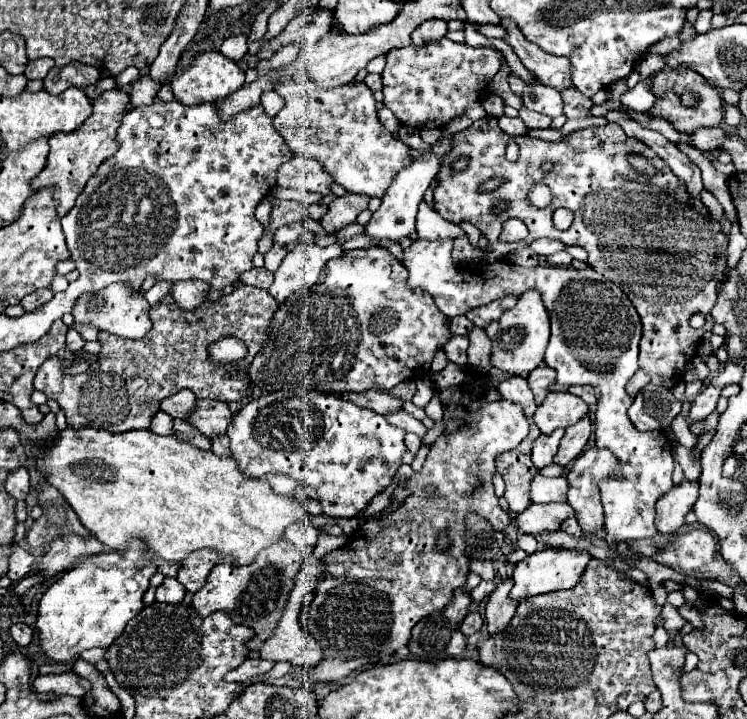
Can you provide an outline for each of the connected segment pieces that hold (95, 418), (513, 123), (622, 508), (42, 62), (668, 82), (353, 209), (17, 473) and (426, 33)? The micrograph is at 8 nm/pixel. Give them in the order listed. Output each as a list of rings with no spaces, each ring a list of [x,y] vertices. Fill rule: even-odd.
[[[240,286],[234,288],[234,292],[223,295],[219,302],[204,302],[196,310],[182,310],[176,306],[174,298],[166,294],[156,306],[152,306],[152,330],[140,338],[140,340],[126,340],[118,338],[114,334],[100,332],[98,342],[100,342],[100,352],[98,352],[98,368],[96,370],[86,370],[82,374],[64,374],[60,370],[60,358],[50,356],[40,368],[34,378],[34,388],[44,392],[48,398],[56,400],[60,408],[66,414],[66,422],[72,428],[100,428],[108,432],[130,432],[130,430],[140,430],[148,428],[152,416],[160,410],[160,402],[178,390],[192,390],[196,398],[212,398],[212,400],[222,400],[222,402],[238,402],[248,394],[248,376],[246,368],[250,366],[252,358],[258,354],[262,342],[266,340],[266,330],[270,326],[270,320],[278,308],[278,302],[268,294],[268,290],[254,288],[254,286]],[[220,338],[238,338],[246,344],[248,354],[236,362],[236,364],[218,364],[210,360],[208,346],[218,342]]]
[[[502,116],[500,118],[500,128],[510,134],[510,136],[518,136],[518,134],[526,134],[526,126],[520,118],[508,118],[508,116]]]
[[[416,238],[408,248],[402,250],[404,258],[402,264],[408,270],[408,288],[420,288],[428,292],[440,312],[444,312],[448,318],[466,314],[468,310],[476,306],[490,304],[504,296],[520,296],[526,290],[538,290],[542,294],[542,302],[550,316],[550,342],[544,352],[546,366],[556,370],[556,382],[564,386],[592,386],[596,392],[596,446],[610,450],[618,458],[618,468],[602,480],[600,486],[600,500],[604,506],[604,530],[606,530],[606,542],[610,546],[616,546],[620,540],[632,540],[632,538],[650,538],[656,534],[654,530],[654,506],[658,498],[662,498],[674,484],[672,484],[672,470],[674,470],[674,458],[672,458],[672,446],[661,430],[640,432],[634,428],[634,424],[628,418],[628,408],[632,404],[632,398],[626,392],[628,380],[638,370],[638,342],[642,338],[642,324],[636,308],[628,300],[628,296],[612,282],[604,282],[604,278],[590,270],[576,270],[576,268],[556,268],[556,266],[536,266],[536,268],[524,268],[518,264],[510,264],[504,260],[496,262],[478,262],[460,266],[454,264],[450,252],[452,252],[452,240],[424,240]]]
[[[40,58],[40,60],[30,60],[28,62],[28,66],[26,66],[26,72],[24,72],[24,76],[28,78],[28,80],[42,80],[46,74],[48,74],[48,70],[54,66],[54,60],[52,58]]]
[[[666,66],[666,70],[660,70],[654,74],[654,78],[650,78],[650,86],[652,86],[652,94],[656,96],[654,106],[650,108],[650,112],[646,112],[648,116],[658,116],[664,118],[666,122],[670,122],[678,132],[685,132],[688,135],[692,134],[698,128],[716,128],[722,124],[722,96],[720,90],[710,86],[698,72],[690,70],[690,68],[670,68]],[[678,92],[696,92],[700,104],[696,108],[684,108],[680,104],[680,94]]]
[[[346,192],[340,198],[334,198],[328,206],[328,212],[320,220],[322,228],[328,234],[334,234],[334,232],[342,230],[344,226],[352,224],[358,218],[358,214],[368,208],[368,200],[370,200],[368,196],[352,194],[352,192]]]
[[[16,468],[14,472],[8,474],[6,482],[4,482],[4,488],[6,492],[16,498],[16,500],[26,500],[28,496],[28,490],[30,490],[30,480],[28,480],[28,472],[26,468]]]
[[[434,18],[434,20],[424,22],[422,26],[418,26],[418,30],[414,30],[414,34],[412,34],[412,44],[414,44],[414,46],[424,46],[424,44],[428,44],[428,42],[434,42],[434,40],[444,38],[446,32],[448,32],[446,22]]]

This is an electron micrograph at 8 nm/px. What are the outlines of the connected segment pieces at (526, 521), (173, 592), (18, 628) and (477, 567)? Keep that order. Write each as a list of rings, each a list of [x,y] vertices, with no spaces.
[[[568,502],[558,504],[530,504],[516,518],[516,528],[524,534],[534,534],[542,530],[558,530],[566,518],[572,518],[574,510]]]
[[[166,578],[162,582],[162,586],[158,586],[158,590],[156,590],[156,600],[158,602],[180,604],[182,598],[184,598],[184,590],[182,590],[182,584],[176,578]]]
[[[14,624],[10,628],[10,634],[18,646],[28,646],[32,640],[32,630],[26,624]]]
[[[471,560],[470,571],[476,573],[486,581],[494,580],[495,578],[495,572],[492,563],[491,561],[488,560],[485,561]]]

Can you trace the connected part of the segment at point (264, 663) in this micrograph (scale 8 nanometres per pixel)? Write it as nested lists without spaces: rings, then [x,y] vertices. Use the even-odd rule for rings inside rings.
[[[244,660],[238,668],[234,668],[234,670],[230,670],[226,676],[224,676],[224,680],[226,682],[244,682],[244,680],[248,680],[248,678],[252,678],[252,676],[258,676],[258,674],[264,674],[264,672],[268,672],[270,668],[274,666],[274,662],[268,662],[268,660]]]

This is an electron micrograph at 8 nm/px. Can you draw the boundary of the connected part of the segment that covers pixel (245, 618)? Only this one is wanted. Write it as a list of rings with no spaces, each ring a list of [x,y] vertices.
[[[290,540],[268,546],[250,566],[230,566],[230,562],[226,562],[224,558],[210,570],[206,584],[194,594],[192,606],[202,618],[210,616],[216,610],[228,612],[234,624],[242,624],[254,630],[254,638],[250,638],[246,646],[250,650],[258,650],[258,646],[262,646],[262,642],[274,632],[274,626],[278,624],[278,618],[282,616],[282,610],[286,606],[288,594],[296,584],[296,574],[302,562],[304,556]]]

